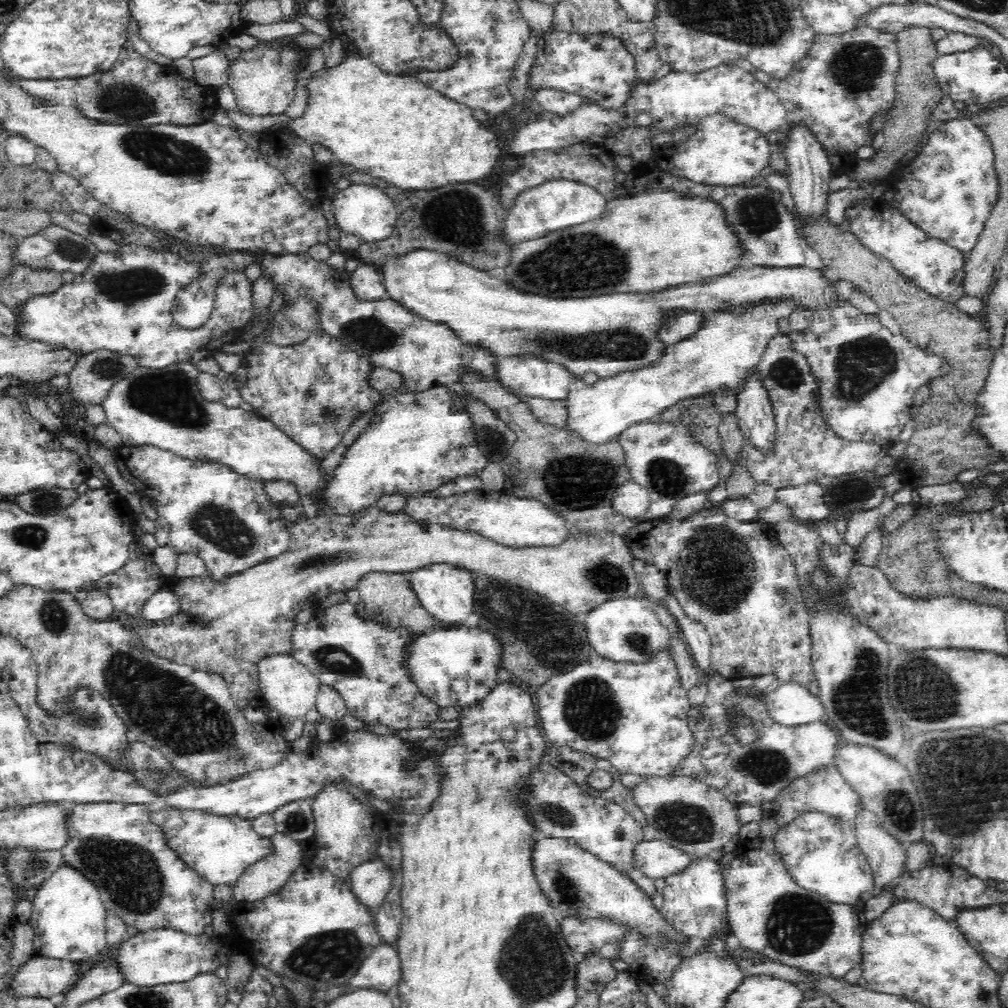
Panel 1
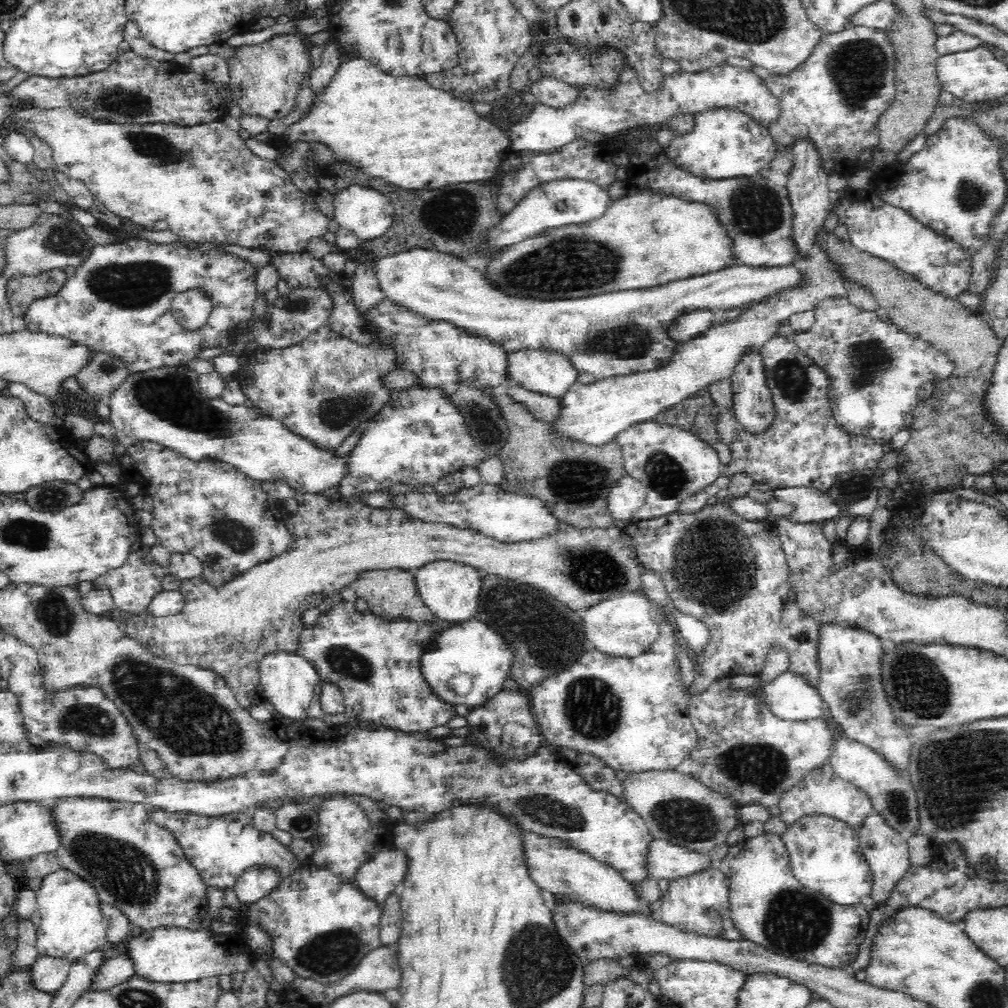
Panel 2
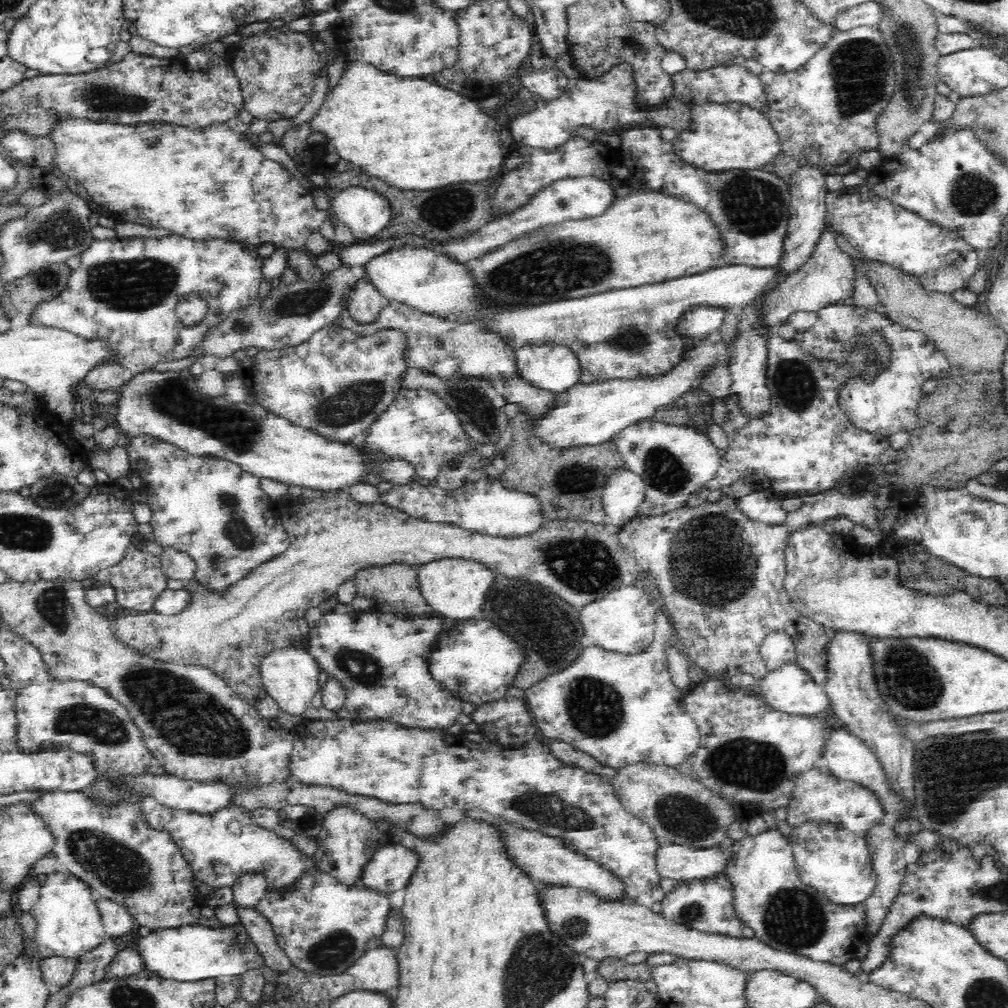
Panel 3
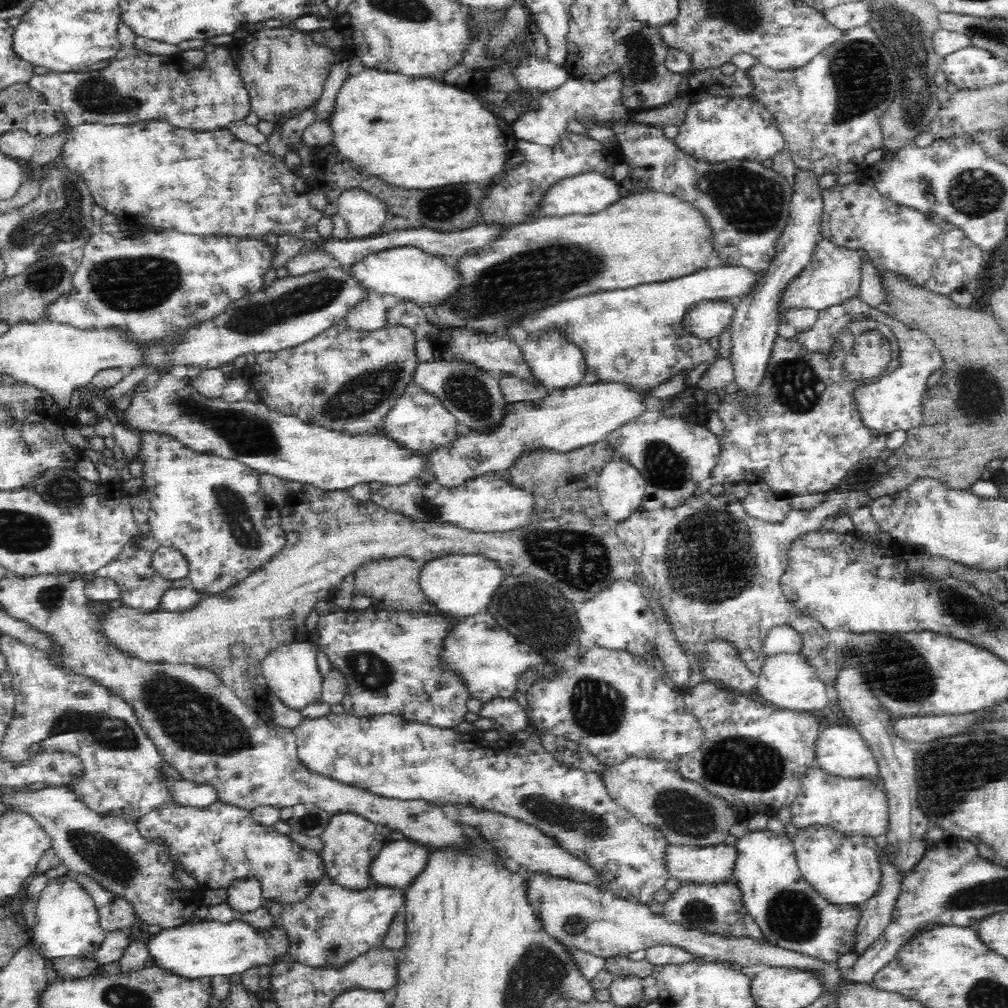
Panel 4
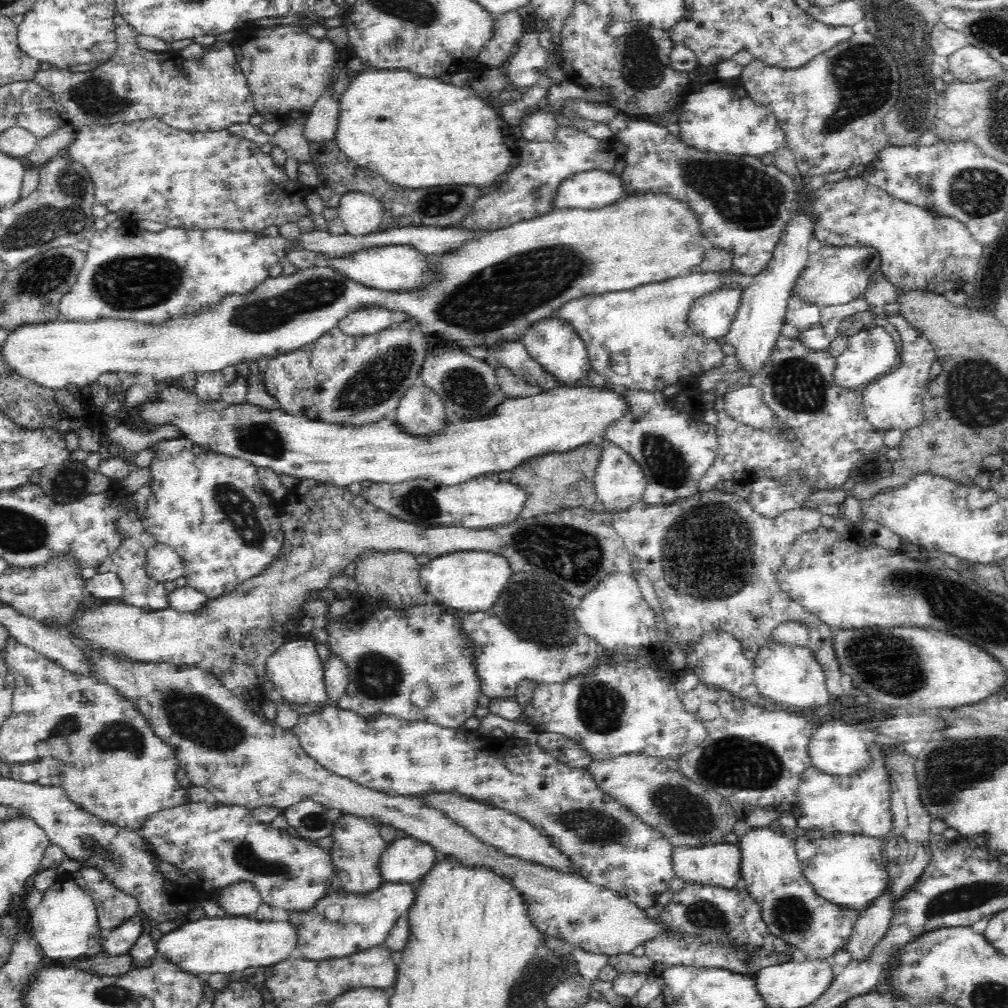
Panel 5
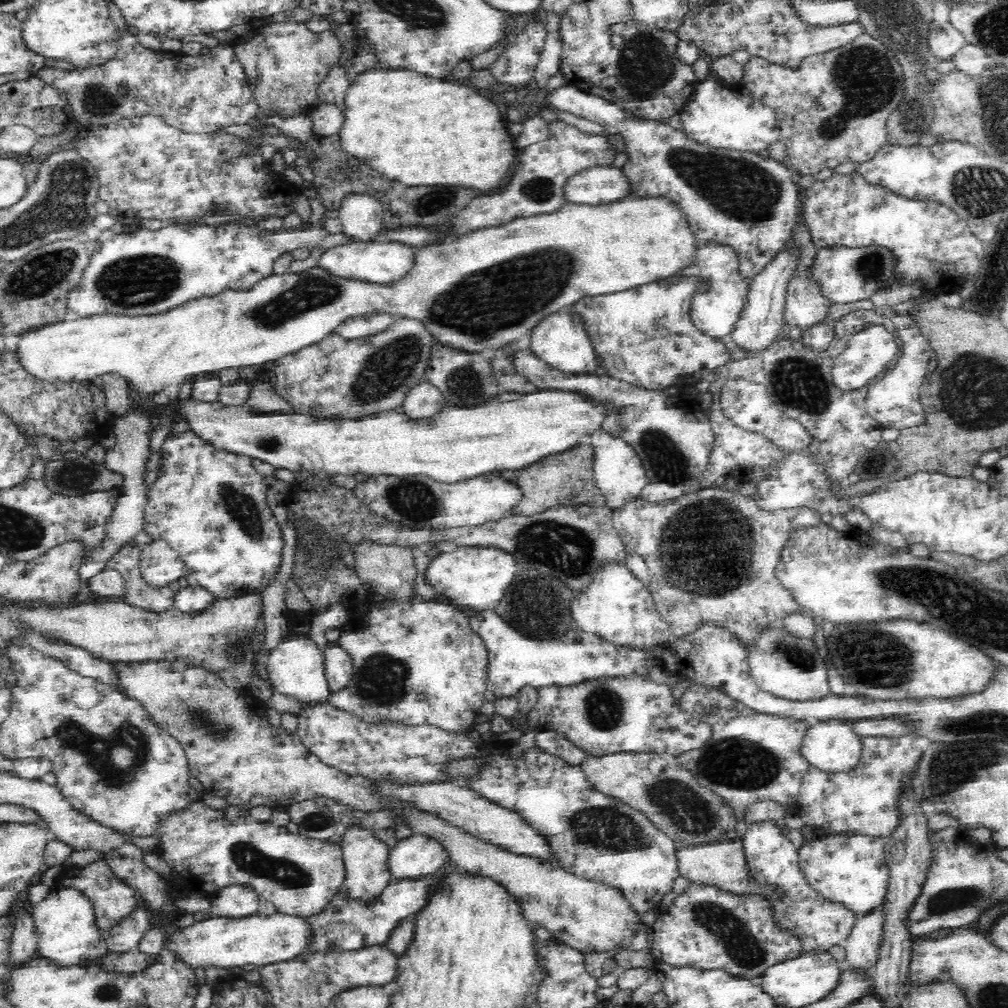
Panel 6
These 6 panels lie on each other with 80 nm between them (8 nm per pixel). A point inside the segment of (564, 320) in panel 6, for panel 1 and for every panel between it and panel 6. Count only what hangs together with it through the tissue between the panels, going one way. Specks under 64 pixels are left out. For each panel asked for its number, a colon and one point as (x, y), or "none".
1: (525, 373)
2: (544, 370)
3: (553, 366)
4: (558, 362)
5: (553, 342)

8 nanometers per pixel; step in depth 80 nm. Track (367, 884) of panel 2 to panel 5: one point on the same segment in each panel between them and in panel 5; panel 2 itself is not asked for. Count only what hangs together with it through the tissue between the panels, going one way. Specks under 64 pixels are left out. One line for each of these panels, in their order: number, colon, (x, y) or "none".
3: (392, 867)
4: (398, 864)
5: (407, 860)

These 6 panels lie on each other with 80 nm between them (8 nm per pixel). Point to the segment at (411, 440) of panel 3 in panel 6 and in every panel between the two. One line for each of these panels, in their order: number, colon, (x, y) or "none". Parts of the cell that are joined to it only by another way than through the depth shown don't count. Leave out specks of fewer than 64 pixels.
4: (419, 419)
5: (422, 411)
6: (424, 400)

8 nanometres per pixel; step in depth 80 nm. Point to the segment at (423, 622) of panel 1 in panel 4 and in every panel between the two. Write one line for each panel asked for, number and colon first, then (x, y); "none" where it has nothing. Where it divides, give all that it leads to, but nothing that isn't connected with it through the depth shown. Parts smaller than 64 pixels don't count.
2: (392, 593)
3: (392, 588)
4: (393, 584)

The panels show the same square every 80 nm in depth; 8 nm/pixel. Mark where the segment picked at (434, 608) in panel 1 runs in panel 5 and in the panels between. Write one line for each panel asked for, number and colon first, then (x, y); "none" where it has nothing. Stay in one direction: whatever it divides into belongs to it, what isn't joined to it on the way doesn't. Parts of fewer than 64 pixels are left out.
2: (451, 589)
3: (456, 587)
4: (461, 585)
5: (470, 580)

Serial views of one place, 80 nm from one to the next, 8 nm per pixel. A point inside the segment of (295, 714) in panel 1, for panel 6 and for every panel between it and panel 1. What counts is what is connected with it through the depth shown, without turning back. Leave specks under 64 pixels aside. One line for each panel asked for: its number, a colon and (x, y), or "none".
2: (288, 680)
3: (289, 674)
4: (291, 671)
5: (296, 668)
6: (296, 667)

